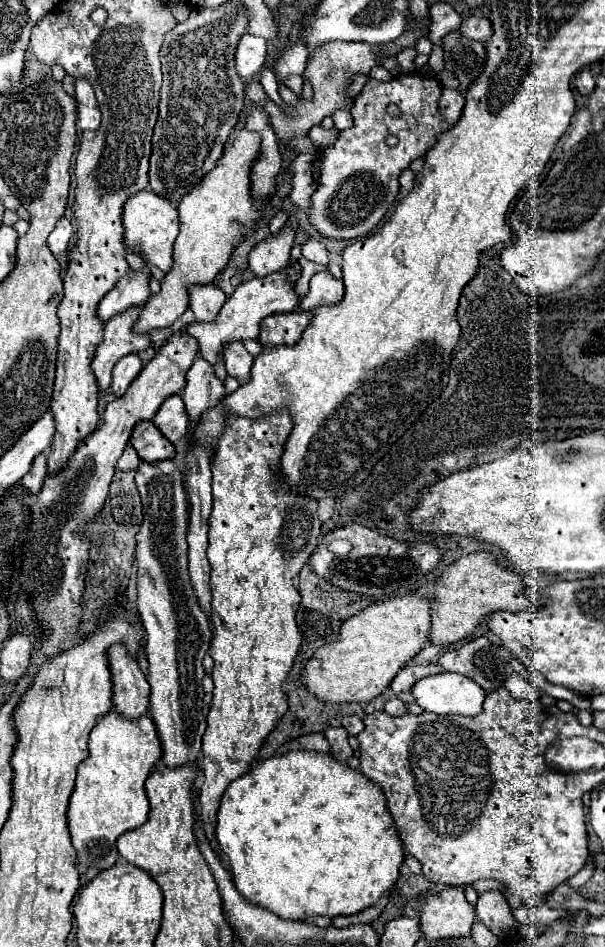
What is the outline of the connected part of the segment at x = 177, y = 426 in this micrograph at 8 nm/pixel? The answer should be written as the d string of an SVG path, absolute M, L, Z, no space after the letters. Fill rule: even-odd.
M173 394L169 396L161 408L157 410L153 424L175 444L181 438L185 438L187 430L189 430L189 416L185 412L185 404L181 394Z

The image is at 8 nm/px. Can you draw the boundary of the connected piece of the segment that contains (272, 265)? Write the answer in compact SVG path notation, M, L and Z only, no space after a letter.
M283 228L279 234L269 236L267 240L259 242L249 252L249 272L253 276L267 276L287 266L289 252L293 246L293 230Z

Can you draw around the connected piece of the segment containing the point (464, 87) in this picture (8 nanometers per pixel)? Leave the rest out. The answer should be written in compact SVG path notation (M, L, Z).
M457 30L443 38L445 50L445 68L453 72L461 84L461 94L469 90L469 86L477 80L477 76L485 68L487 50L481 42L463 38Z

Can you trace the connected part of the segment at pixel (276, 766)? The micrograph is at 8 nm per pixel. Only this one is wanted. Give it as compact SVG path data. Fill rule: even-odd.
M289 752L289 754L277 756L277 758L269 758L269 760L259 762L249 774L233 780L221 798L215 834L219 840L219 848L223 850L223 854L229 860L233 882L235 882L235 888L241 892L241 896L245 896L245 900L249 900L257 906L263 906L263 908L275 912L277 916L281 916L285 920L305 920L315 914L329 916L329 918L357 914L357 912L377 904L379 898L395 886L395 882L399 878L399 868L405 860L403 840L395 828L395 820L393 820L391 812L385 806L385 796L383 796L379 784L373 784L367 776L353 770L349 764L337 762L331 754L319 754L319 752Z

